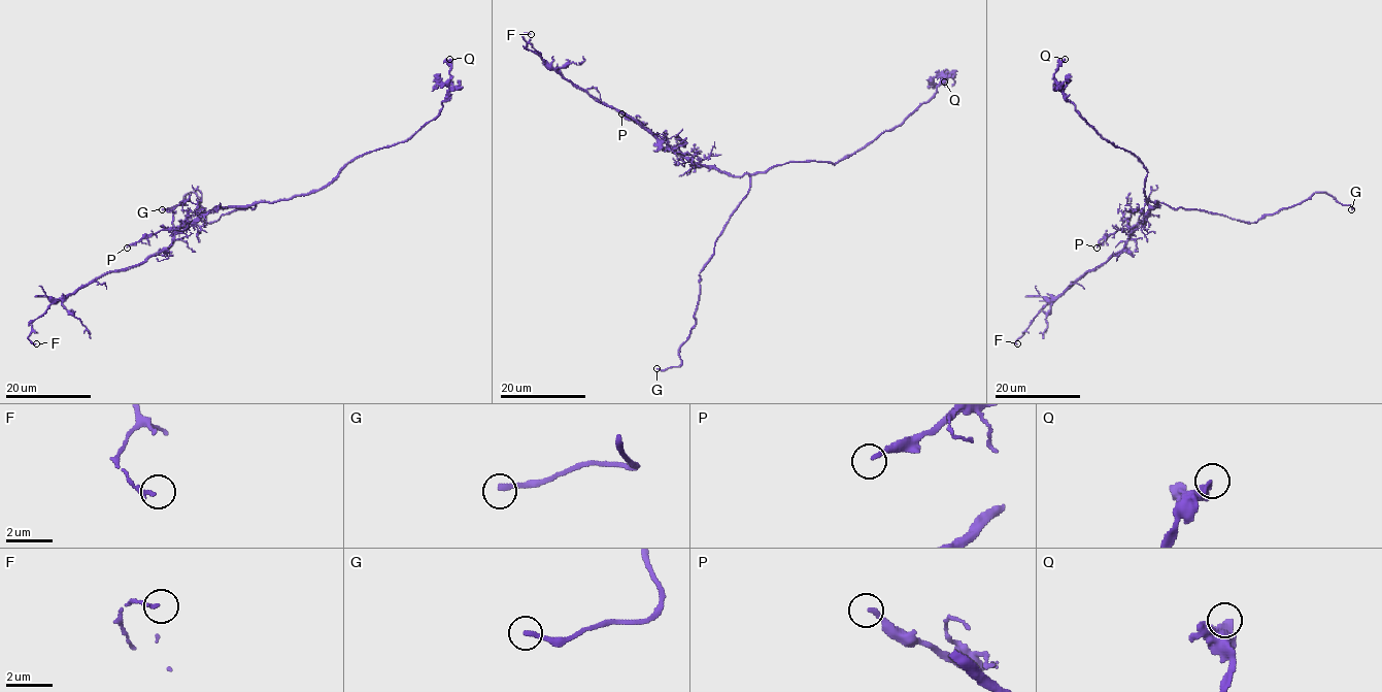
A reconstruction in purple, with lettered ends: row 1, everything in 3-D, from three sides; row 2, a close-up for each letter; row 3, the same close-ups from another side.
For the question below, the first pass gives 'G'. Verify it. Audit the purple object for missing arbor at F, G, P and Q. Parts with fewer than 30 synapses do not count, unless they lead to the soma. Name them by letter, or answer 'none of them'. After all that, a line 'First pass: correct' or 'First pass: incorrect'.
G
First pass: correct

